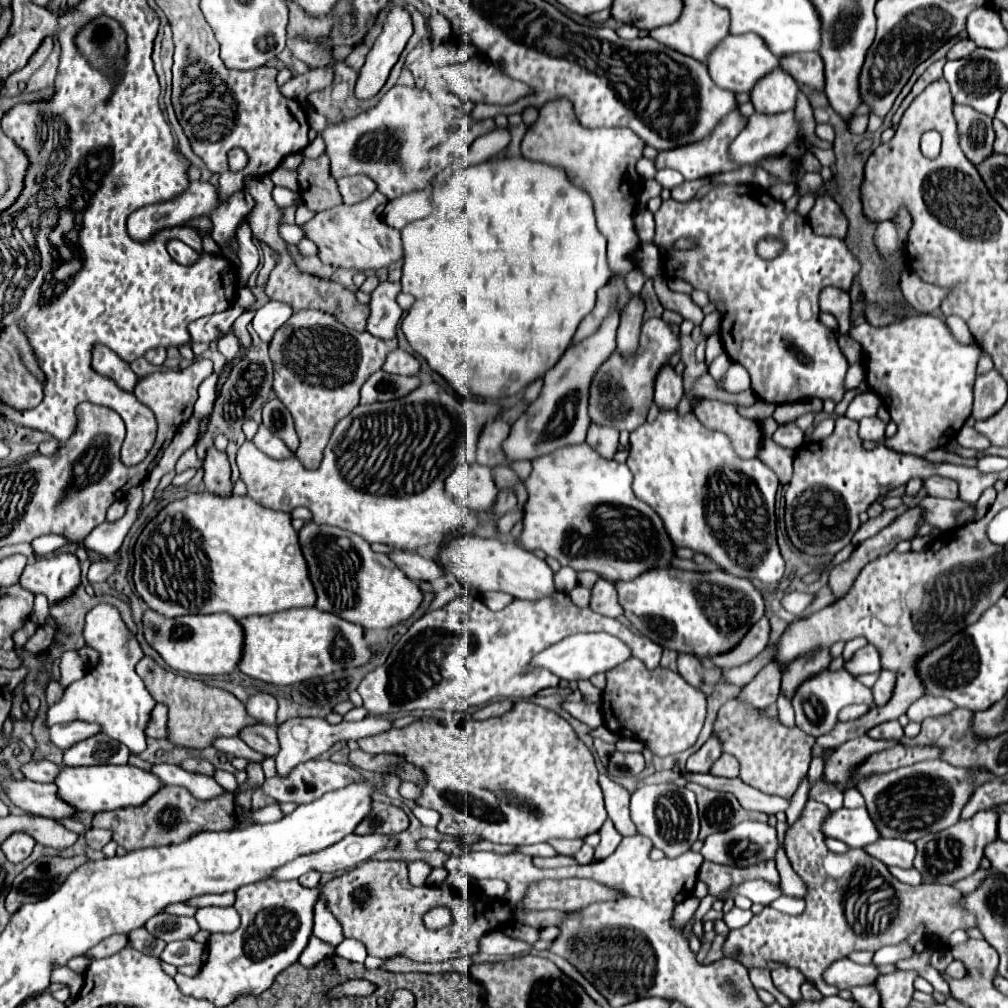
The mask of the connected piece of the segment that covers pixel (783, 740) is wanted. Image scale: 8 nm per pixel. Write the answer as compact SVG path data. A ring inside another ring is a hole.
M730 700L720 708L714 730L722 736L724 752L734 754L740 760L740 778L746 784L768 794L790 798L806 778L814 738L804 734L800 728L786 728L778 720L760 716L756 708Z

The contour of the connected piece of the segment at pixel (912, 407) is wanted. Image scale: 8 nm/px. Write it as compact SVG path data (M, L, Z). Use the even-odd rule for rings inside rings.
M918 316L918 318L910 318L906 322L900 322L896 326L890 326L890 328L876 328L872 324L858 324L852 328L852 338L858 340L862 344L862 350L864 350L864 362L866 362L866 380L870 384L870 388L884 400L892 420L898 424L898 432L886 440L886 446L892 448L892 450L898 450L898 452L908 452L908 454L916 454L916 456L924 456L928 450L934 450L934 448L944 448L950 440L954 440L960 432L960 428L964 426L964 422L968 420L970 412L972 412L972 386L974 386L974 374L976 374L976 362L978 362L978 354L980 350L976 346L964 346L960 344L950 328L946 326L946 322L942 318L934 318L934 316Z

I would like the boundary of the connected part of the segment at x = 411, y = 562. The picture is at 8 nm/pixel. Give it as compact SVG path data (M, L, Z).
M392 550L388 552L386 556L390 556L390 560L414 582L420 582L420 580L428 580L428 582L434 582L442 576L442 570L438 568L438 564L430 558L424 558L416 552L398 552L398 550Z

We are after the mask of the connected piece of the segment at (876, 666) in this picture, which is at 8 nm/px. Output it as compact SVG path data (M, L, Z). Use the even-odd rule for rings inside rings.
M866 644L864 648L860 648L856 652L856 656L846 662L844 666L848 672L852 672L852 676L860 676L860 674L872 674L872 672L880 672L880 650L874 648L874 644Z

